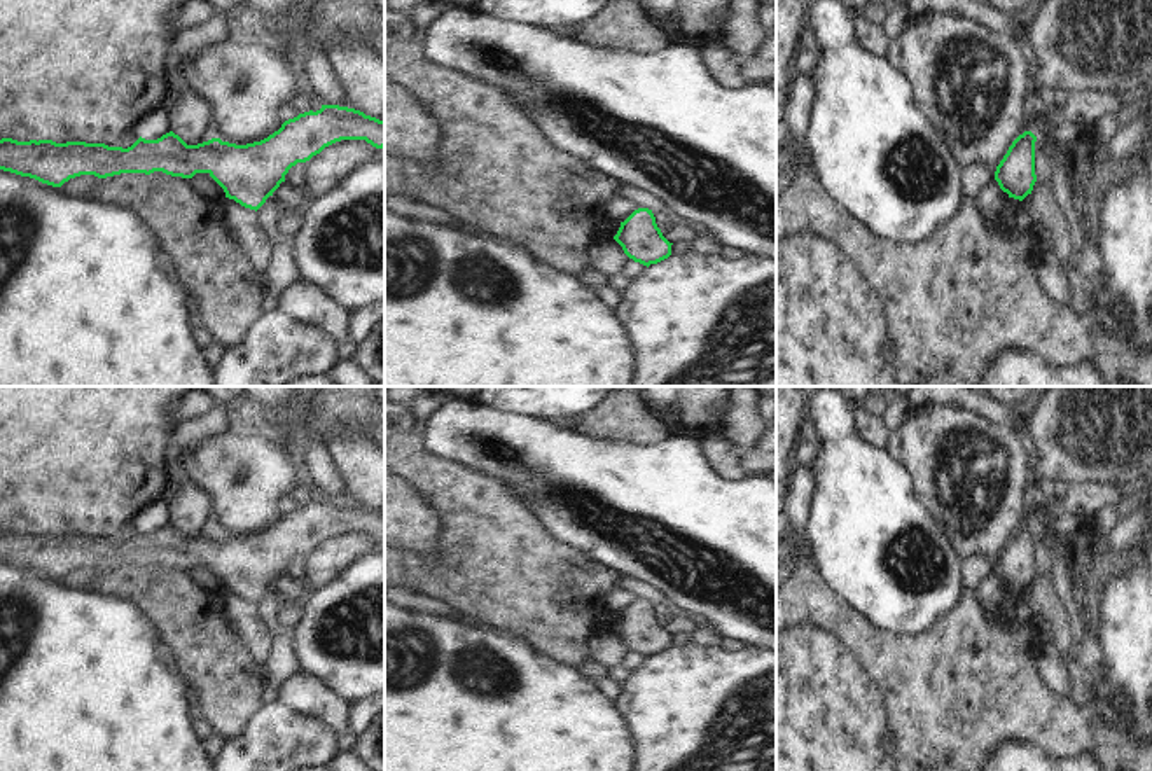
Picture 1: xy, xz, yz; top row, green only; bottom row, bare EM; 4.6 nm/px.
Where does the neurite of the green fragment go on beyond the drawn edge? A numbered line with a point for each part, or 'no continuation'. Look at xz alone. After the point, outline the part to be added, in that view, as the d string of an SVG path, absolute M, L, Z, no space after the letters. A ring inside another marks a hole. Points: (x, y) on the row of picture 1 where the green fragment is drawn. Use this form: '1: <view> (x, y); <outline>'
no continuation

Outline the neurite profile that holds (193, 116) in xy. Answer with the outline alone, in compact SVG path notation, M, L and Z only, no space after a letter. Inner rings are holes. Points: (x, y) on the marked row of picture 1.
M215 10L201 24L185 26L170 52L168 72L173 79L170 93L171 131L187 145L217 138L213 105L208 96L192 86L191 73L201 54L215 52L227 38L227 16Z

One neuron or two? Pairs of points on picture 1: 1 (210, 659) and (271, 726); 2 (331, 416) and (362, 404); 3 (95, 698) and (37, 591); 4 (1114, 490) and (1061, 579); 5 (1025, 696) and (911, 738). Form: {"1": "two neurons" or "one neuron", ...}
{"1": "two neurons", "2": "one neuron", "3": "one neuron", "4": "one neuron", "5": "one neuron"}

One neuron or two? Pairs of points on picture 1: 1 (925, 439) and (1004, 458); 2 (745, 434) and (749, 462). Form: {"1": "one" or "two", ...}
{"1": "one", "2": "two"}

